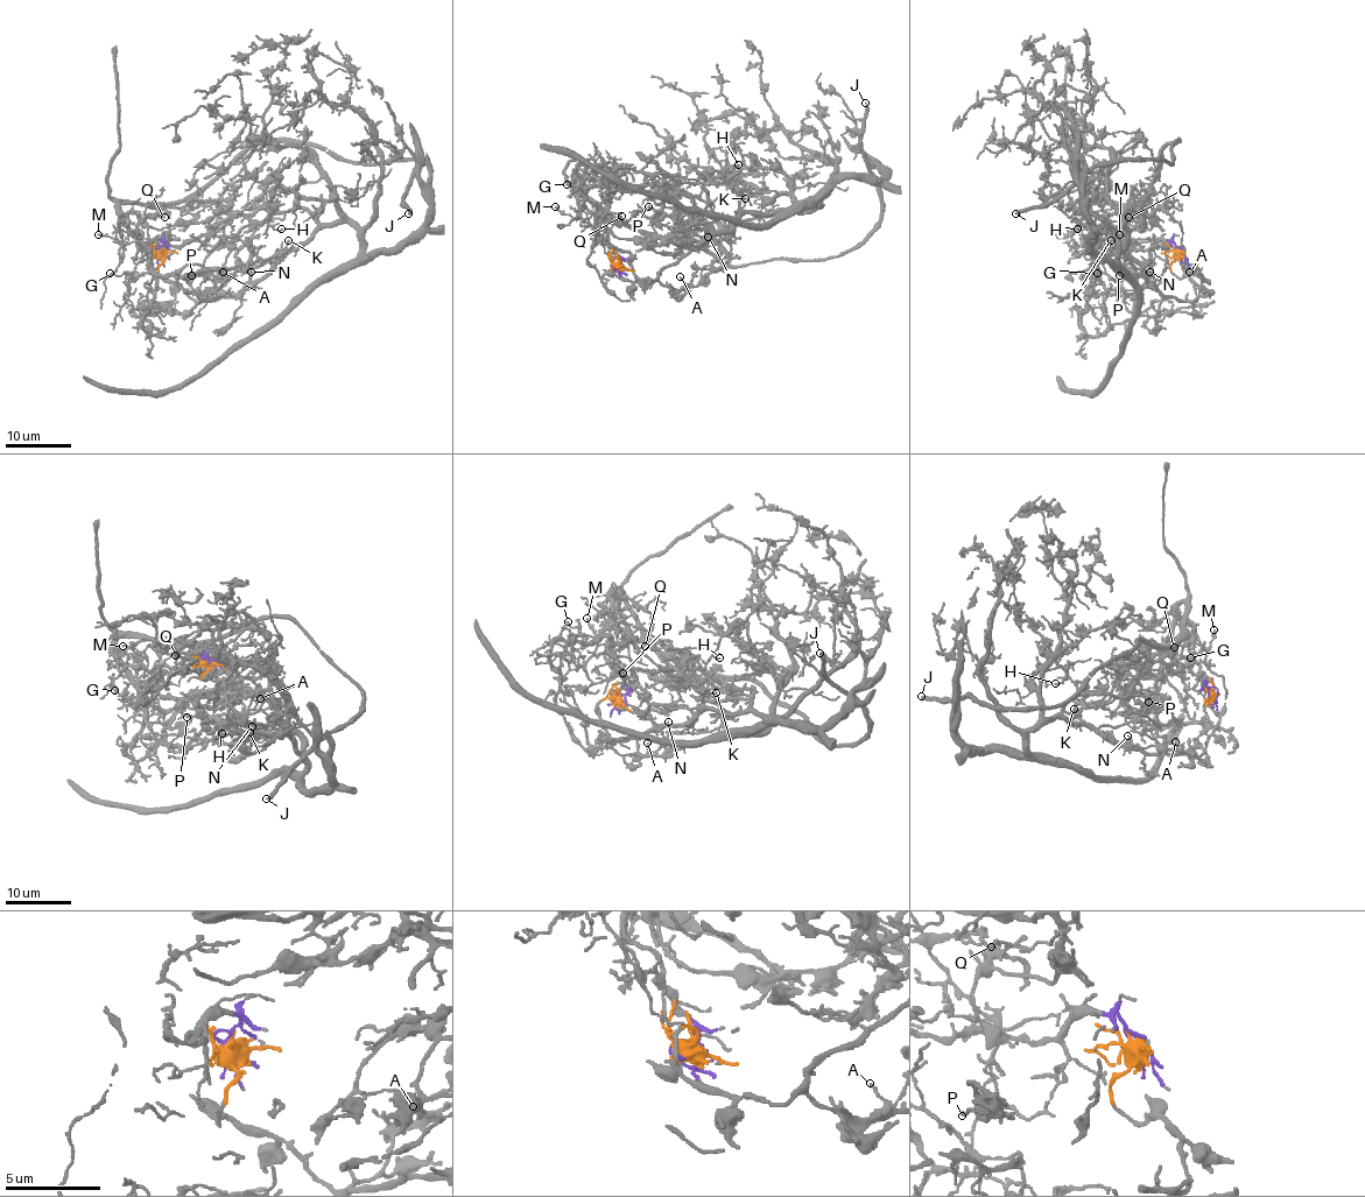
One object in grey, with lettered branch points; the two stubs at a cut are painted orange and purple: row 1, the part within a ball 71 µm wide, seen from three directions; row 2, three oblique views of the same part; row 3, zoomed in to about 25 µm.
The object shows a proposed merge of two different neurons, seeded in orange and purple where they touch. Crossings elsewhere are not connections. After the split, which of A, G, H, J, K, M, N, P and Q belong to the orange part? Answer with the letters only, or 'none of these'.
A, H, K, N, P

